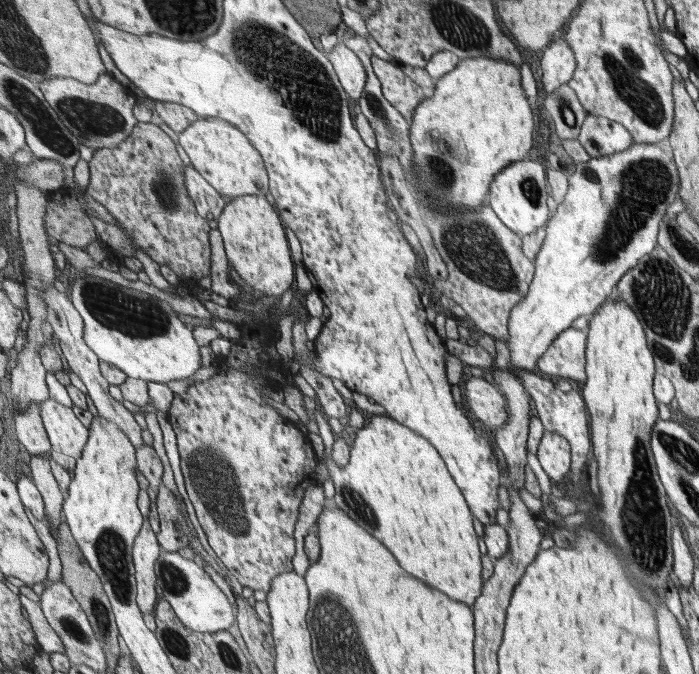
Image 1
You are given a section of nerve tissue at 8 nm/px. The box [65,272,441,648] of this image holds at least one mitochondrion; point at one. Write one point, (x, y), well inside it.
(122, 312)

